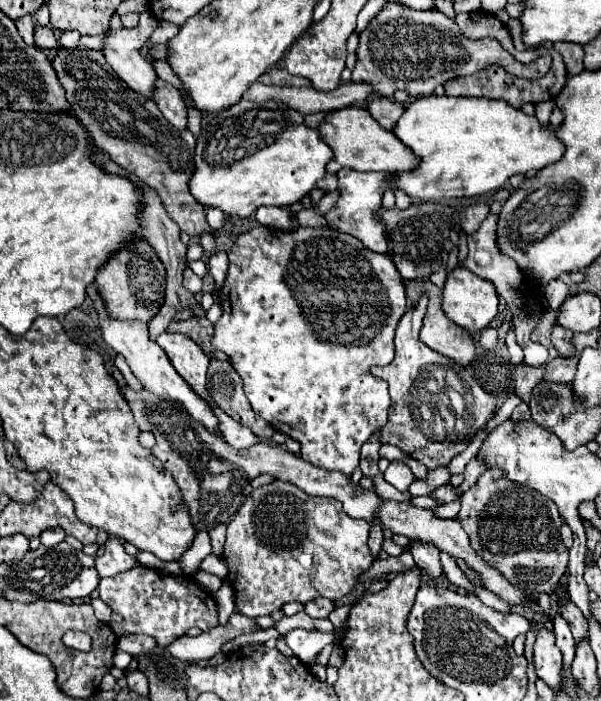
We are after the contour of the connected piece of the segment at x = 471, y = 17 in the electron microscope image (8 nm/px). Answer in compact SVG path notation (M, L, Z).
M462 13L456 17L458 27L462 29L462 35L466 39L484 39L484 37L492 37L492 39L500 39L500 43L508 45L508 29L490 13Z

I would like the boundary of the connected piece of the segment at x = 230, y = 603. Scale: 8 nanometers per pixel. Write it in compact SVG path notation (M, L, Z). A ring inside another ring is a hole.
M224 583L220 587L220 591L216 593L216 603L218 603L218 609L220 609L220 619L218 621L220 621L220 625L226 625L230 615L236 611L234 609L234 591L230 589L228 583Z

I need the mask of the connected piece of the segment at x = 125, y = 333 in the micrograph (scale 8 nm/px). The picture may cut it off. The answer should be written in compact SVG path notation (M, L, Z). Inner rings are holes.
M90 283L86 289L88 297L94 301L94 307L98 311L98 319L100 319L100 327L102 327L102 337L106 341L106 345L110 345L116 353L124 355L126 363L130 365L132 373L138 377L138 381L152 393L156 393L158 397L168 397L172 401L180 401L184 405L184 409L196 419L202 421L202 425L206 425L206 429L210 429L212 433L218 433L218 421L212 413L210 407L206 407L206 401L202 401L198 395L194 395L194 391L186 385L186 381L182 381L182 377L176 373L176 369L172 367L168 355L164 353L164 349L150 339L148 335L148 325L142 321L120 321L120 319L112 319L108 317L108 311L104 307L102 297L98 295L98 287L96 283Z

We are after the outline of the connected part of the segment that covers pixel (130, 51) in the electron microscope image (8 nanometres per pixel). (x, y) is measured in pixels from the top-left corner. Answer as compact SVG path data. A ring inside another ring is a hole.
M142 13L140 15L140 25L136 25L134 29L118 29L118 31L112 31L108 29L104 33L104 43L102 43L102 55L106 57L108 65L118 73L118 77L122 77L122 81L126 81L134 91L146 95L146 97L152 97L152 89L154 89L154 81L156 81L156 71L152 67L152 63L140 53L140 49L144 47L144 43L148 41L148 37L152 35L152 31L156 29L158 21L154 19L152 13Z

